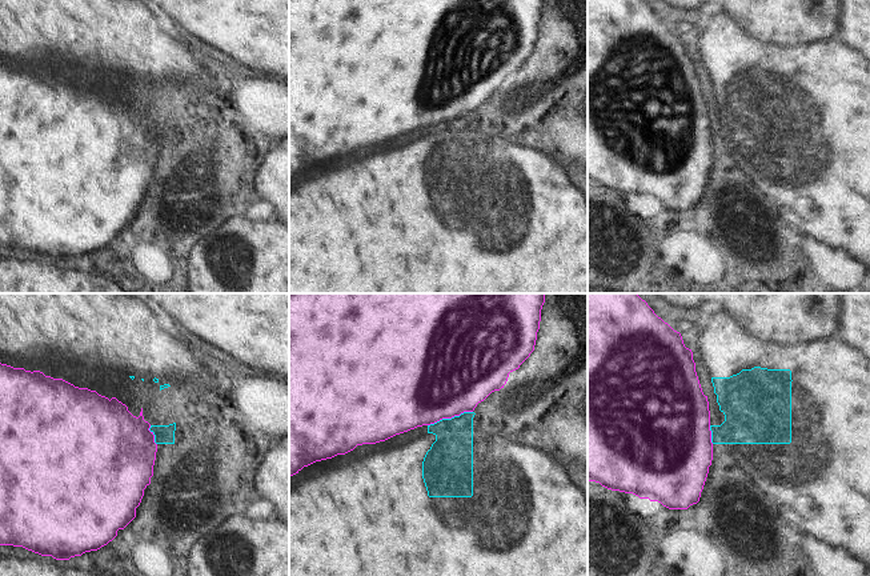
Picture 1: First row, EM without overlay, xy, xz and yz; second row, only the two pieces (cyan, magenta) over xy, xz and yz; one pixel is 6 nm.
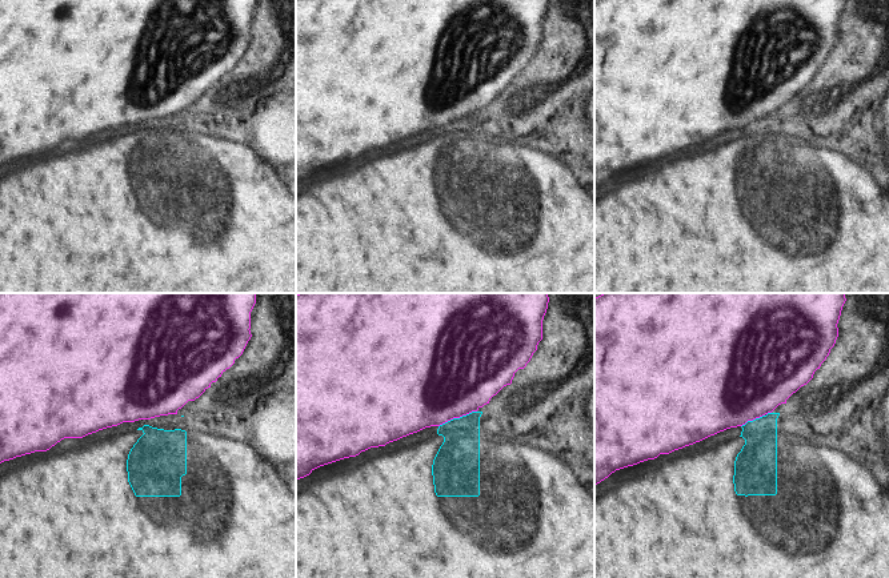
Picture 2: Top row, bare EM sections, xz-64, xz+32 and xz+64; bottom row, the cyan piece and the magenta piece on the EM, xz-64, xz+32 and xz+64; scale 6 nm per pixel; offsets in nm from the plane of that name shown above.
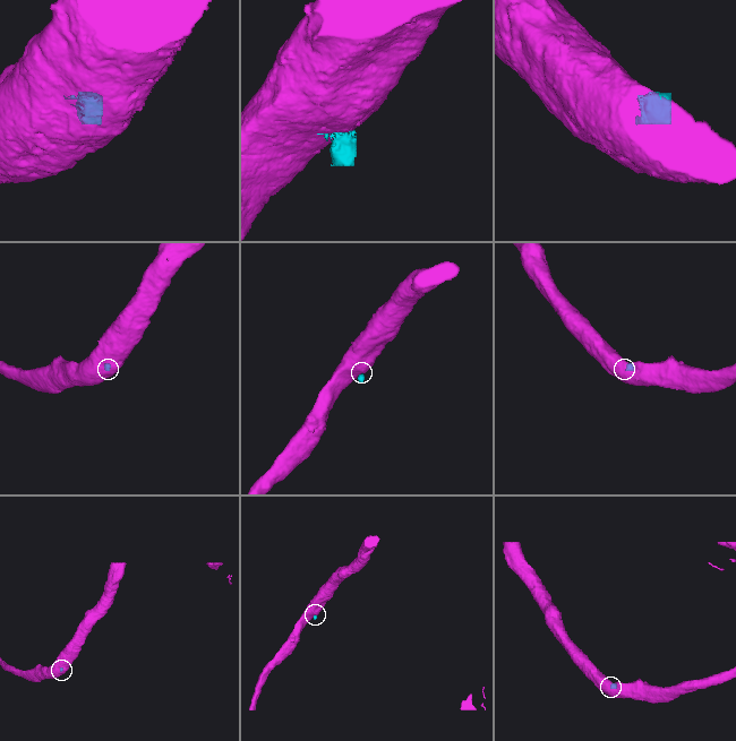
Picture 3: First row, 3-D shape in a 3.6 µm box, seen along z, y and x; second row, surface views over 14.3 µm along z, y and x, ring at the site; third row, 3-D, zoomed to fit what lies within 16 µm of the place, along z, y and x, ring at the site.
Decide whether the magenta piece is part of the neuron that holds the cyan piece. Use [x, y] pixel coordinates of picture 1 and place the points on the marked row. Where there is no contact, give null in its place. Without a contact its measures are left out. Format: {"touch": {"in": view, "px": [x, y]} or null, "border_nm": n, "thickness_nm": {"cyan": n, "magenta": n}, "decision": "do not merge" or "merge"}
{"touch": {"in": "xz", "px": [449, 419]}, "border_nm": 280, "thickness_nm": {"cyan": 280, "magenta": 480}, "decision": "do not merge"}

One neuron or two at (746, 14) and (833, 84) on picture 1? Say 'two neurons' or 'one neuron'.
two neurons

